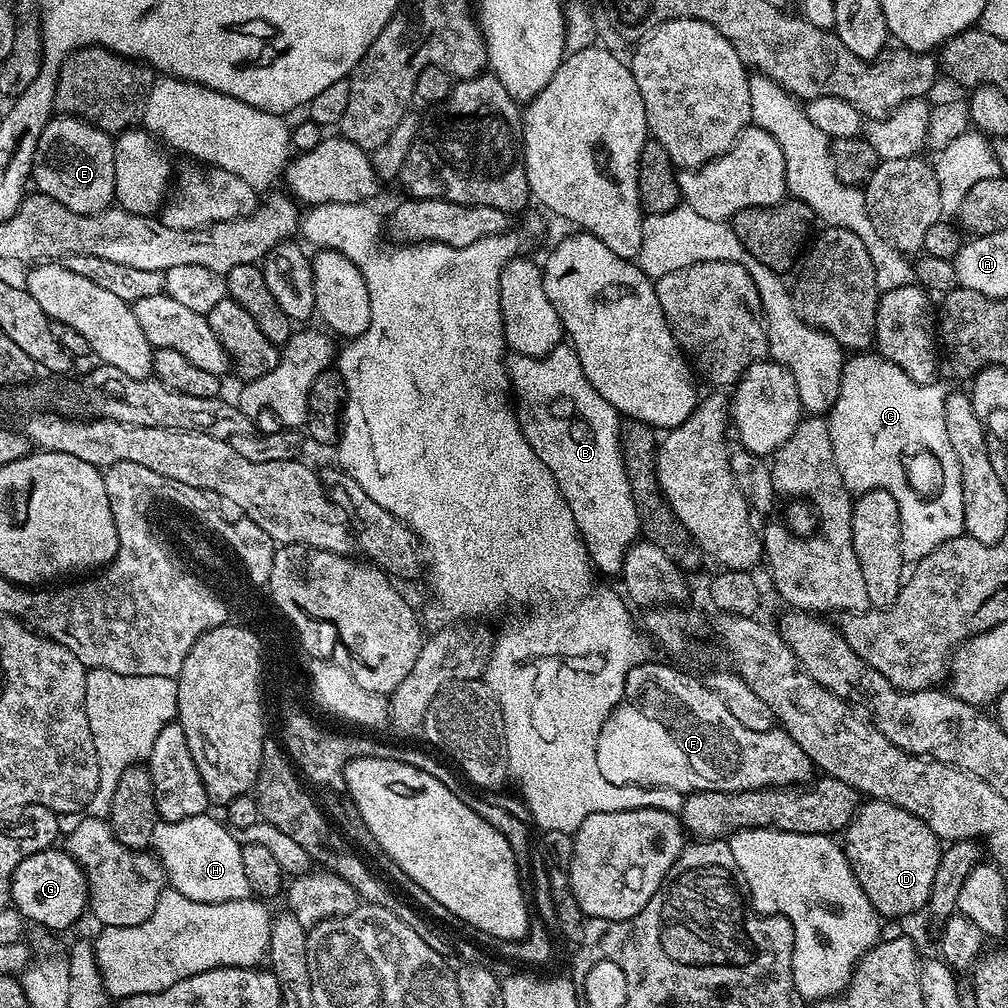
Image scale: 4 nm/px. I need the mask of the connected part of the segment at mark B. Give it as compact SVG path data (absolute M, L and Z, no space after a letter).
M562 342L545 356L513 355L506 367L522 434L554 474L554 482L558 482L570 514L574 514L593 569L619 577L628 548L641 535L638 510L620 453L621 417L590 386L571 343Z

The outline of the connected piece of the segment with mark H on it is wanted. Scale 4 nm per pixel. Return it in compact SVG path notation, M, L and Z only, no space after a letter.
M209 813L170 823L159 819L154 826L151 847L164 868L167 883L198 902L245 900L250 895L249 883L243 873L242 846L235 835Z

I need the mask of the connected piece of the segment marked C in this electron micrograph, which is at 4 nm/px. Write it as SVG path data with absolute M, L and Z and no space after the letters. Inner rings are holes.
M852 354L844 361L838 398L826 416L834 462L849 493L881 488L894 496L901 516L901 550L908 562L926 558L926 554L938 550L942 542L965 535L962 470L958 466L958 454L954 454L954 446L950 446L950 434L946 434L946 388L941 384L914 382L905 370L882 355ZM912 440L928 444L928 448L944 460L944 492L940 492L936 504L920 504L920 500L908 492L904 476L900 476L896 452L900 452L900 444L912 444Z

